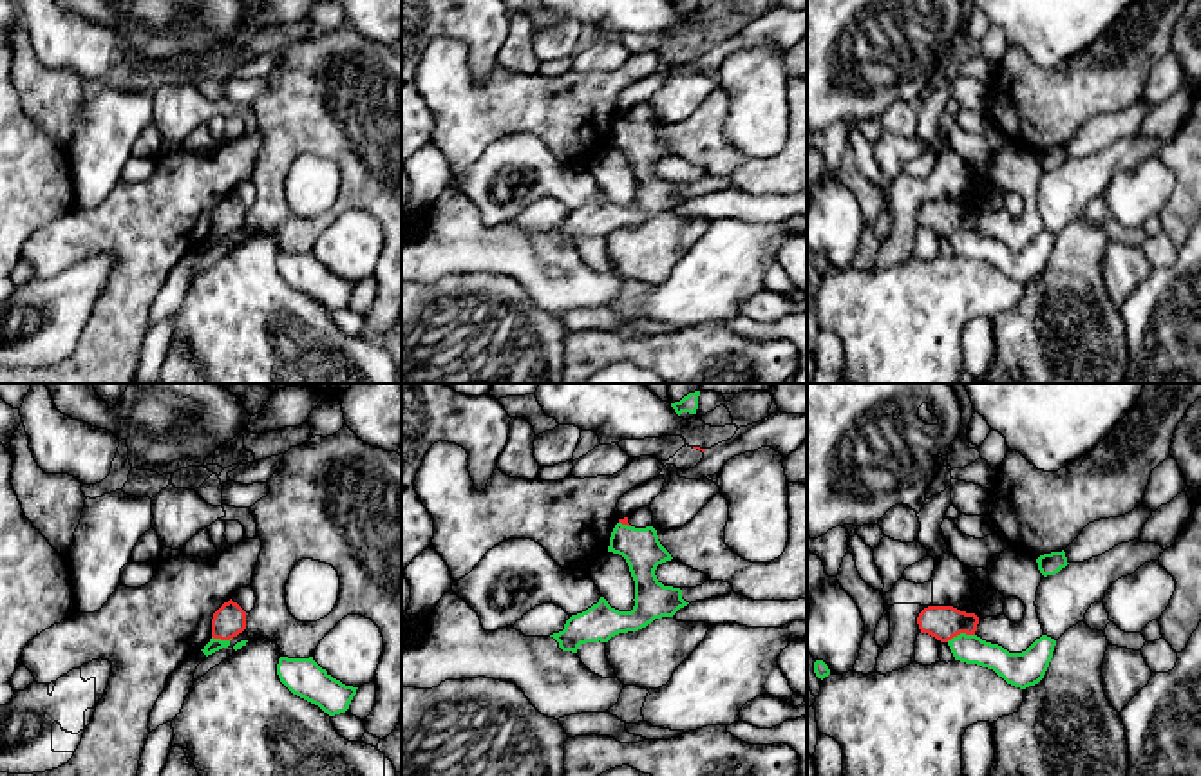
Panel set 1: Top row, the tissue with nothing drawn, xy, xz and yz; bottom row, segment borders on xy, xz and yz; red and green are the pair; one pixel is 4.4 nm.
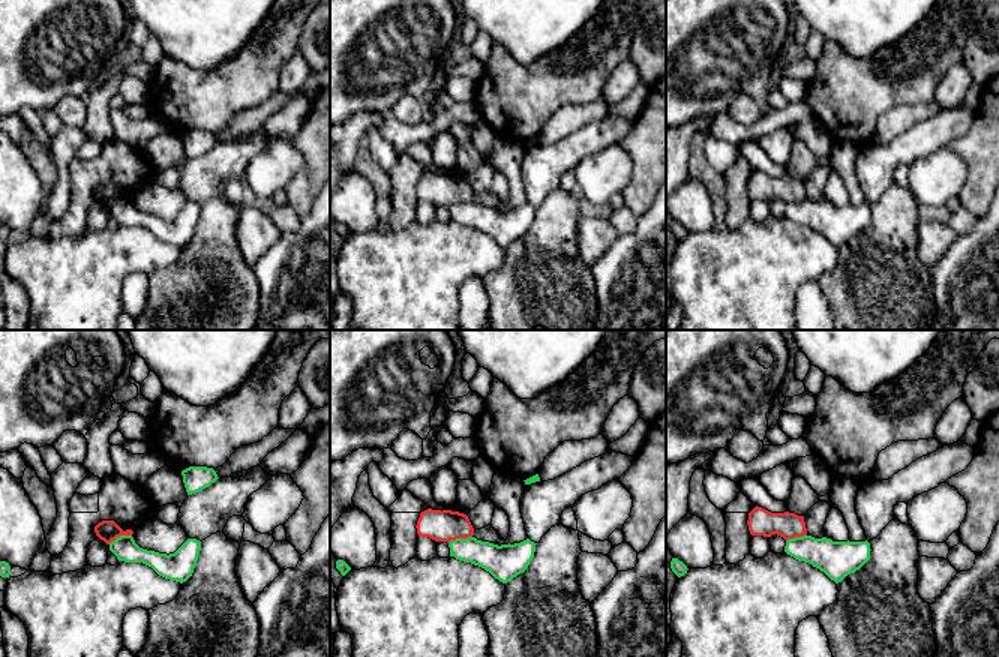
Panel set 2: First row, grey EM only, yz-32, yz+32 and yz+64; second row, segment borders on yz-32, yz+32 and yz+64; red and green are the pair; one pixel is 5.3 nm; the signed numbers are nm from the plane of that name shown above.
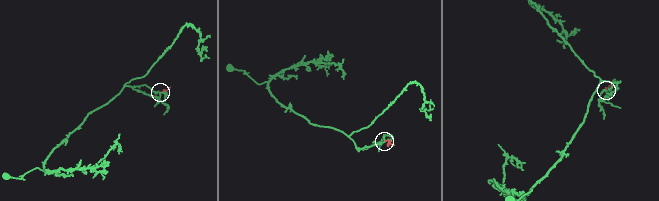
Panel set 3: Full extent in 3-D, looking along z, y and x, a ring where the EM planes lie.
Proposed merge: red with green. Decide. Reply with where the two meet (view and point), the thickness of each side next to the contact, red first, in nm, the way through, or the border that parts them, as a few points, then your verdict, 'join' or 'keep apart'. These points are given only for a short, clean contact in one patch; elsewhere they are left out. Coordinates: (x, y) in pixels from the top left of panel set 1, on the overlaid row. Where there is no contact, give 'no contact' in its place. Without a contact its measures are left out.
meets red in yz at (959, 634); 150 nm thick on the red side, 130 nm on the other; runs through yz (943, 623), (959, 634), (966, 648); join

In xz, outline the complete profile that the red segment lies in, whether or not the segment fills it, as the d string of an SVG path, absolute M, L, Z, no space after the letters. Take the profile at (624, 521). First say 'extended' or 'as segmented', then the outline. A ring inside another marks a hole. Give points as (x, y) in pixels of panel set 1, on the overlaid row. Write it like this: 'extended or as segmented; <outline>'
extended; M628 517L619 519L608 552L622 555L628 563L635 581L635 606L631 611L619 611L600 597L586 611L572 615L563 631L550 635L563 651L577 653L581 644L608 642L619 633L638 631L689 604L682 599L680 588L664 586L655 575L657 566L673 557L660 544L653 526L635 528Z

